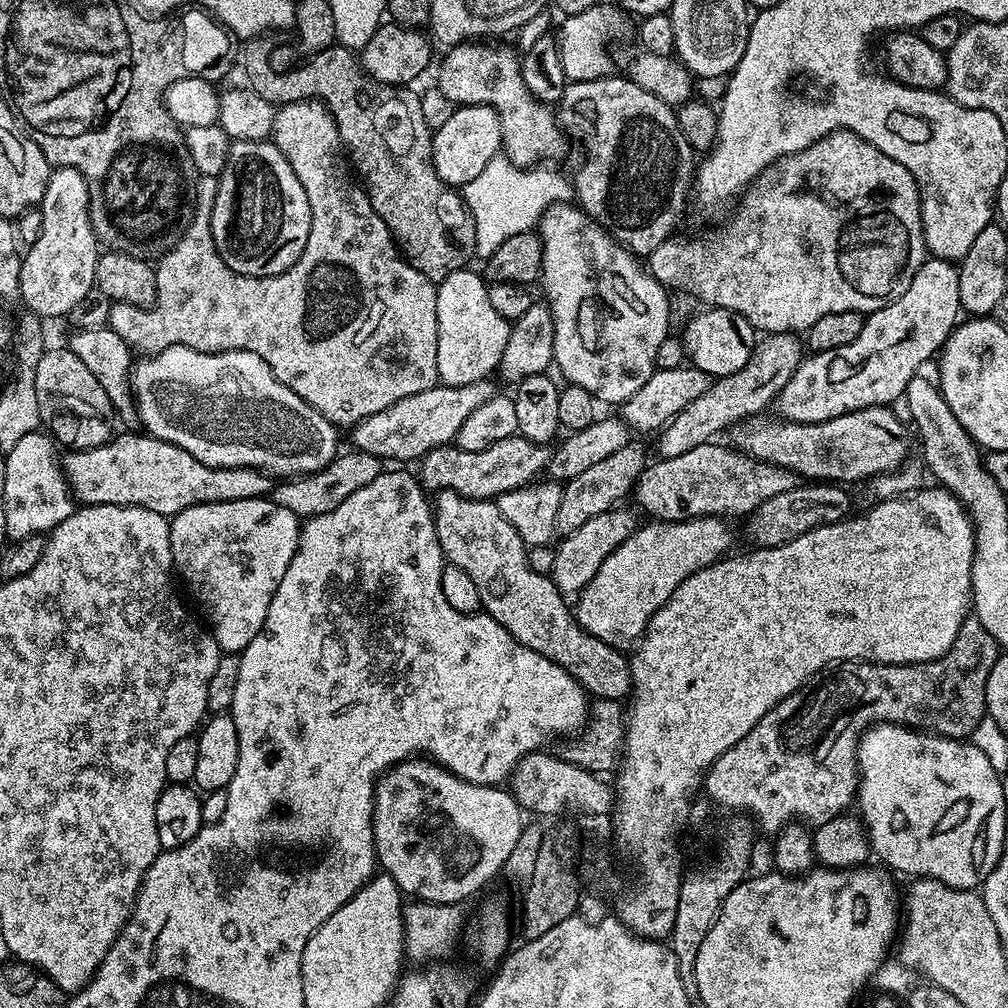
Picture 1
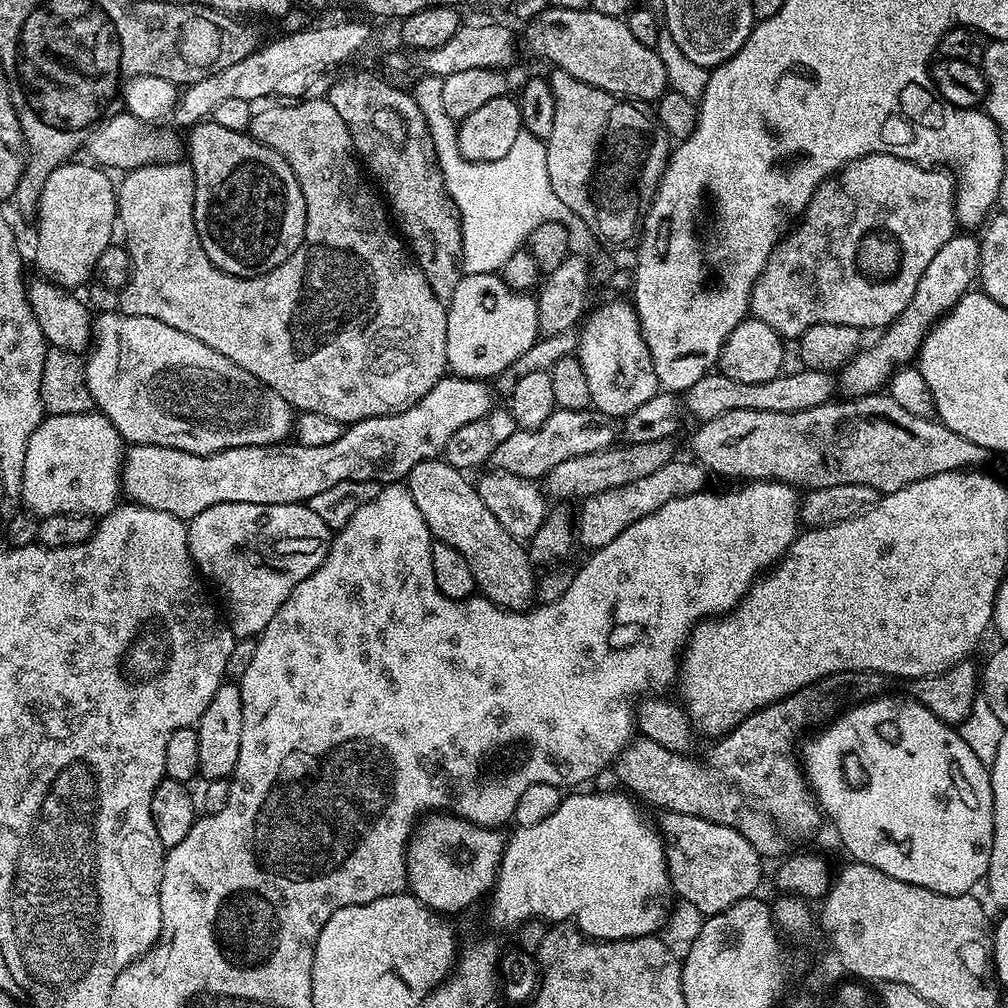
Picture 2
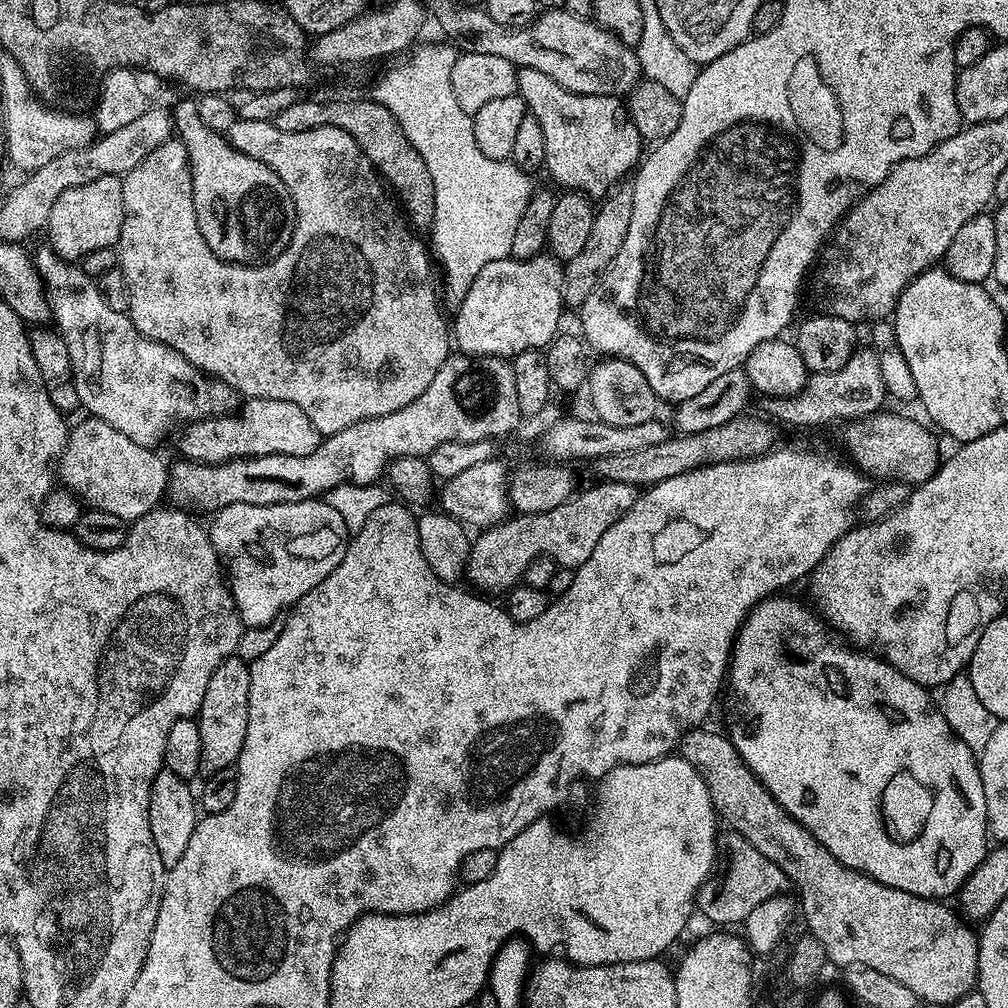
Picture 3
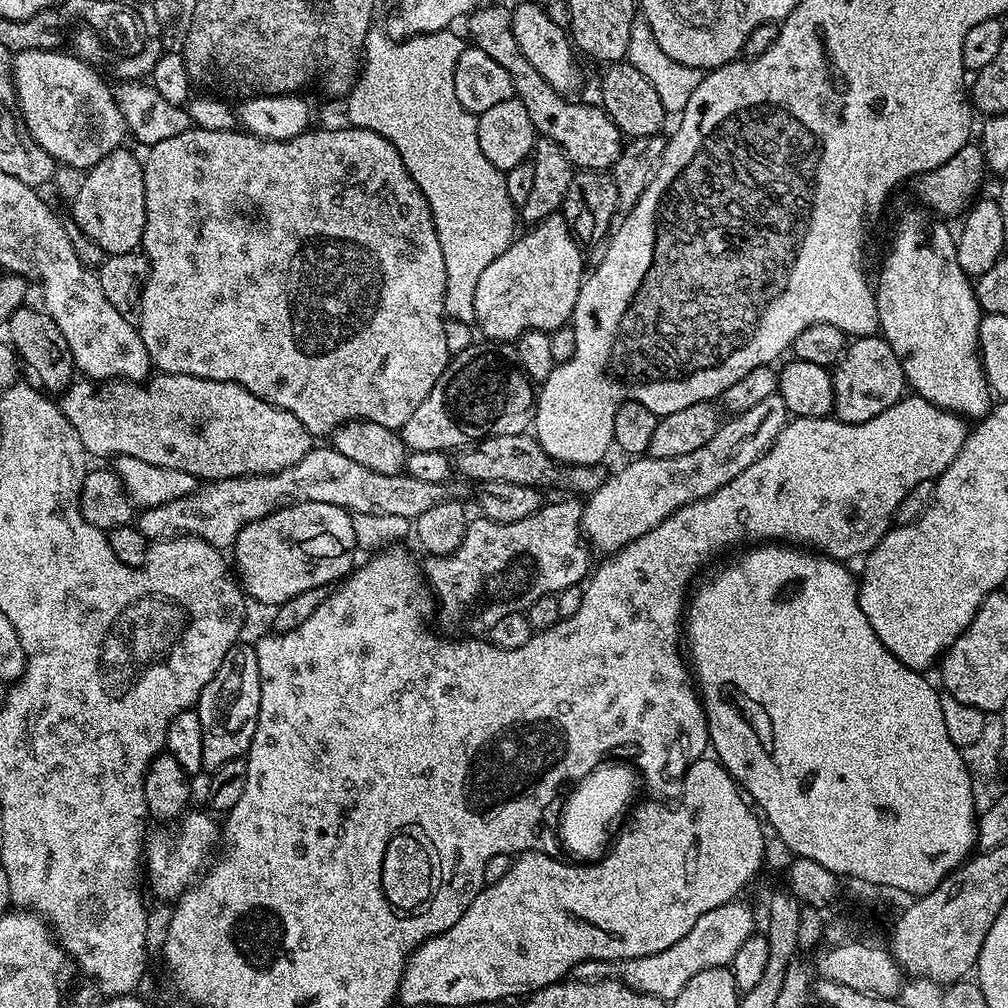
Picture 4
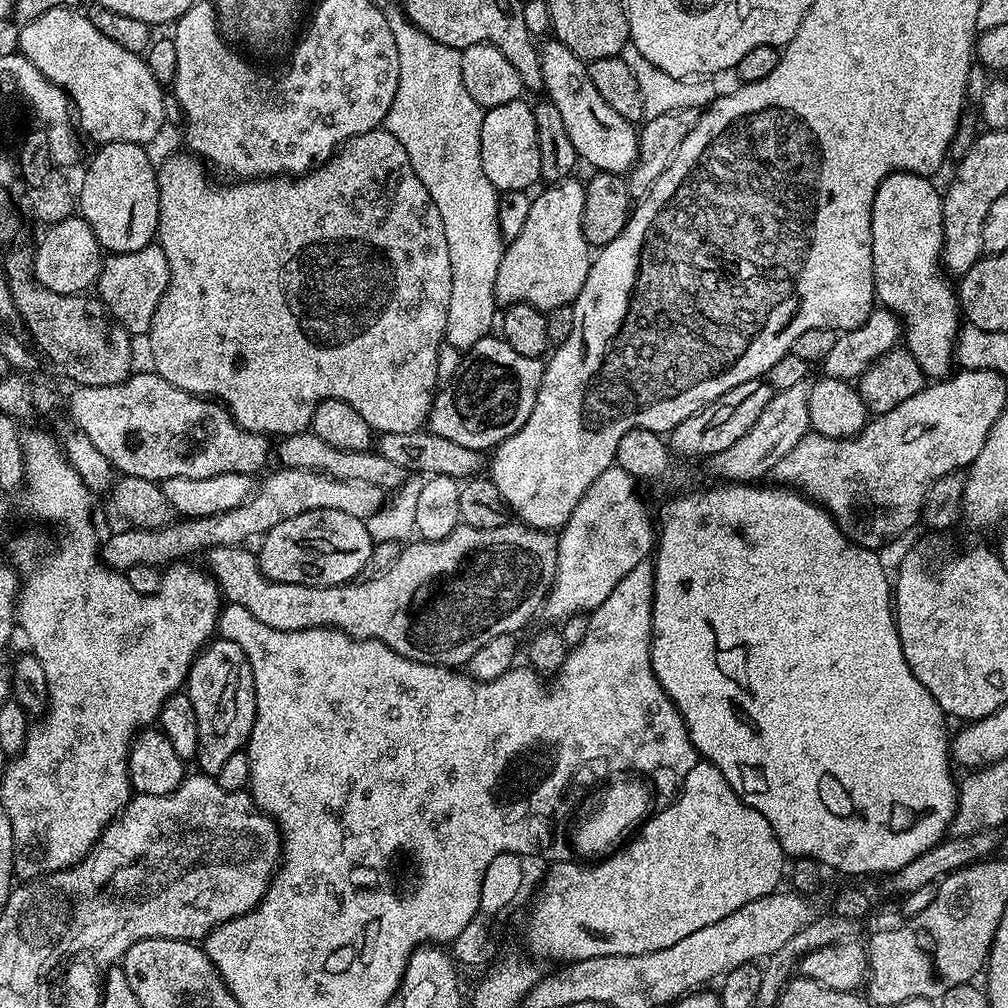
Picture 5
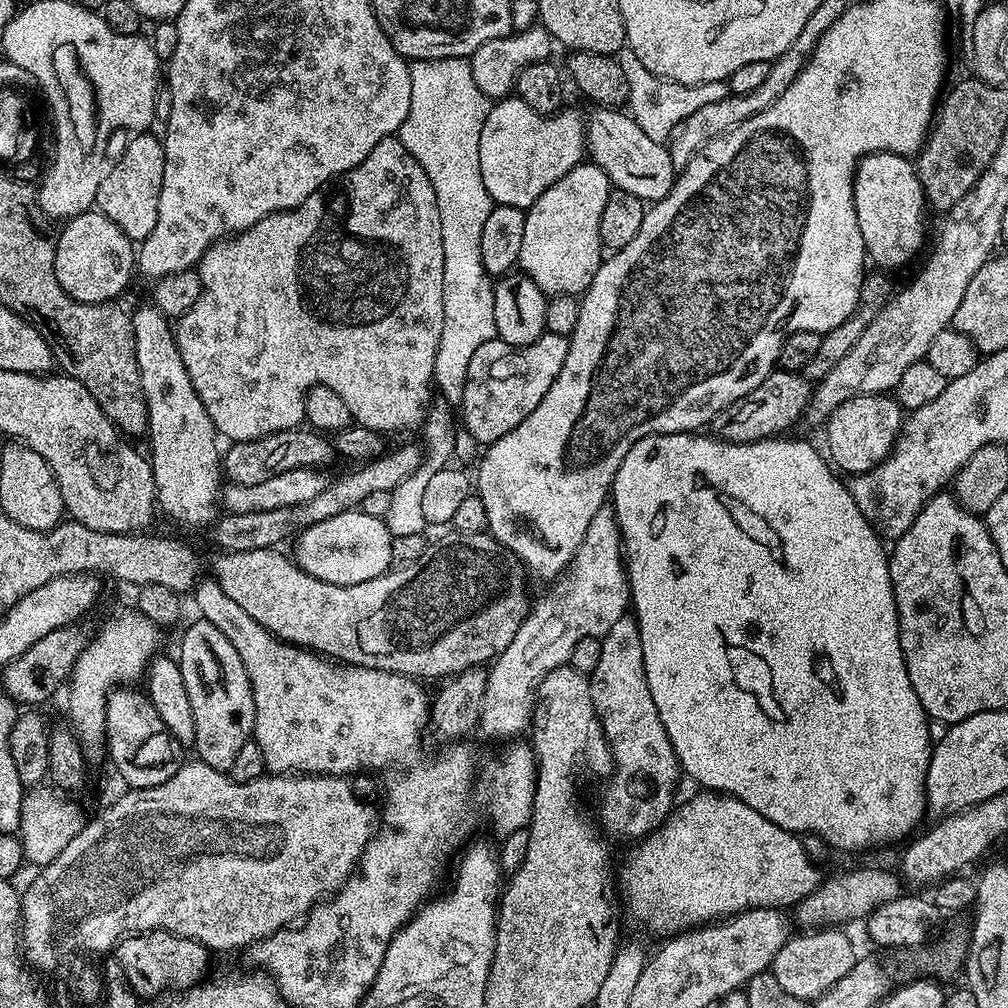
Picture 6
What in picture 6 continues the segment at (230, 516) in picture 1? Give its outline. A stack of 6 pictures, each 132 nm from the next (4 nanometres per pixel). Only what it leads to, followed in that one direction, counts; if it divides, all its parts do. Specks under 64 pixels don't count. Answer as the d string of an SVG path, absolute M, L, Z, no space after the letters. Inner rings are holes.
M363 510L334 514L334 518L314 522L295 537L294 563L306 574L322 582L338 586L370 582L370 578L383 576L393 567L393 539L392 531L381 517Z

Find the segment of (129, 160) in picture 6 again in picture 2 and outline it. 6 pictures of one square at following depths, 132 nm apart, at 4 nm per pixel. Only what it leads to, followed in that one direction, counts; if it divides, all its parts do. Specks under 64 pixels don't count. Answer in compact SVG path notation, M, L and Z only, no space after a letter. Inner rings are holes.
M69 162L60 164L53 172L46 178L44 184L39 185L38 192L40 192L40 209L37 210L36 216L40 221L36 224L36 264L40 267L39 275L46 280L52 280L60 288L67 288L69 290L80 290L85 287L93 279L96 271L96 263L98 262L98 254L102 254L102 250L106 250L109 244L113 243L114 236L112 231L117 231L118 228L118 209L116 207L116 193L118 191L117 185L112 184L112 180L105 169L97 166L95 163L87 162L88 164L76 164L77 162Z

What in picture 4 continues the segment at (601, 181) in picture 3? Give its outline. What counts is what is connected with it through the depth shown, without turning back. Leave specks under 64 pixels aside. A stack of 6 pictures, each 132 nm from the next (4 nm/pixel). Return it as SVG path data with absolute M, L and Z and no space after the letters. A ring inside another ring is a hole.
M496 4L489 8L477 8L466 20L468 32L472 35L471 43L486 50L486 54L490 54L490 58L494 58L494 62L498 62L498 66L502 66L506 74L510 74L515 99L526 106L530 122L534 122L537 133L543 139L558 142L558 146L562 146L562 150L577 169L611 169L622 147L620 129L602 107L596 104L575 104L575 99L561 96L543 80L542 75L538 74L538 70L523 57L518 48L514 31L511 30L511 18L512 13L508 8L499 8Z

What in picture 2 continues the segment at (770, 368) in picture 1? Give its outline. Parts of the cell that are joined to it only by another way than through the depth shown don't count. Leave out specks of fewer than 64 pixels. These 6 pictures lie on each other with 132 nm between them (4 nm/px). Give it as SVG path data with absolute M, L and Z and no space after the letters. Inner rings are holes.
M671 439L658 442L621 443L619 446L603 448L594 454L582 454L578 458L566 458L566 462L554 466L547 476L543 477L542 487L549 497L556 502L582 502L594 494L602 494L602 490L614 490L618 486L626 486L629 482L638 482L638 478L646 478L654 474L654 470L666 466L676 455L676 448Z

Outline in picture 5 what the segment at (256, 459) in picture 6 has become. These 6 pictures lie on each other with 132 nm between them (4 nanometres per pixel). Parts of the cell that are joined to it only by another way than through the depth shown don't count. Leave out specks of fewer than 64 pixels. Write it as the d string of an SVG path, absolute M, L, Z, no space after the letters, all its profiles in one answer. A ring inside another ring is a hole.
M311 430L299 432L293 436L285 436L279 441L280 449L275 449L274 456L280 459L279 463L285 468L298 470L314 470L339 480L353 480L354 482L370 482L374 486L385 490L395 490L404 485L409 472L402 466L397 466L391 460L382 458L382 454L375 450L359 452L358 450L338 450L334 446L322 442Z

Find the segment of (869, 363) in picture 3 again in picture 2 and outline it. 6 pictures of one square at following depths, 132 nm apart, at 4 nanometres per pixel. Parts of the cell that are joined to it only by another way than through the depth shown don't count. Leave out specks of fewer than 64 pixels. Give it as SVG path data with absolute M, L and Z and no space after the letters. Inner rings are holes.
M809 368L799 371L785 371L770 382L734 382L734 378L726 378L723 372L713 370L688 388L687 411L689 408L700 422L718 418L730 410L770 410L774 414L790 414L798 410L810 410L810 406L822 406L837 395L838 380L833 373L815 372Z

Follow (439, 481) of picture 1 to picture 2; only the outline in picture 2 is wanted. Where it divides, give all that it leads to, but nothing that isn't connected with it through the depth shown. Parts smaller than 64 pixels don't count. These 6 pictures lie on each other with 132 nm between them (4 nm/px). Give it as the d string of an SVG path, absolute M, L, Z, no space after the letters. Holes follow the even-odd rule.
M557 408L546 418L546 422L541 428L521 428L498 450L494 450L490 461L493 469L510 474L518 474L527 480L539 481L547 476L554 466L566 462L566 458L578 458L582 454L594 454L602 451L603 448L613 447L618 440L618 424L611 416L606 416L602 412L592 408L582 410L566 410Z

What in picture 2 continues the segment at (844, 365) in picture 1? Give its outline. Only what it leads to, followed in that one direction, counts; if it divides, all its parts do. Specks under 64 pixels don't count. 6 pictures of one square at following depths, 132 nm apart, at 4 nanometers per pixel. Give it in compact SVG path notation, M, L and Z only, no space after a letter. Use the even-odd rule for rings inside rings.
M972 234L951 236L934 254L930 266L926 266L926 274L918 282L918 290L914 290L914 298L902 310L902 314L887 328L879 333L880 341L857 352L854 359L842 369L838 376L838 384L844 388L849 397L870 396L881 391L880 388L889 383L897 368L917 359L919 350L932 325L947 314L955 304L964 297L977 283L980 274L980 241Z

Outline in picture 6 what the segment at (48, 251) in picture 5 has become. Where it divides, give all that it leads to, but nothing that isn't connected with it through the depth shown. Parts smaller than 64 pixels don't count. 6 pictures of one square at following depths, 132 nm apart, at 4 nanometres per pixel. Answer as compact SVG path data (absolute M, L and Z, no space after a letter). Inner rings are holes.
M82 210L65 224L68 225L61 230L60 237L57 235L54 240L56 246L54 274L62 290L66 290L70 298L87 304L106 304L120 298L116 296L123 294L124 287L132 280L132 272L134 276L134 242L132 239L122 234L122 230L118 230L118 226L114 226L114 222L110 222L110 218L106 218L106 214L98 210Z

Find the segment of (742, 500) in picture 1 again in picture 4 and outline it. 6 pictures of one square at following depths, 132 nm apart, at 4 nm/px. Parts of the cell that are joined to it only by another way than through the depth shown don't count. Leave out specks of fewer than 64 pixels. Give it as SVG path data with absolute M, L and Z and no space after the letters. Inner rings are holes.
M576 498L564 499L568 500L560 500L557 504L545 503L536 515L522 518L522 522L495 524L483 518L469 519L468 529L458 550L449 556L428 556L426 562L423 561L422 575L438 605L438 612L440 608L440 624L449 637L483 637L494 626L494 622L506 618L506 614L524 612L538 598L579 585L589 575L590 548L582 542L580 527L582 504Z

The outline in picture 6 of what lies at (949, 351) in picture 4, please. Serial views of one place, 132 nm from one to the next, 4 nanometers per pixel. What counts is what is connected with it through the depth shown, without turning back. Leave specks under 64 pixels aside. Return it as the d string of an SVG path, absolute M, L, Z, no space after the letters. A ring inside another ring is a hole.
M871 152L869 156L861 156L856 166L856 174L852 178L854 194L854 210L858 214L858 230L862 230L862 242L867 259L877 264L880 270L900 268L908 264L920 252L924 244L924 212L926 201L920 179L916 173L915 163L908 156L899 156L893 152Z

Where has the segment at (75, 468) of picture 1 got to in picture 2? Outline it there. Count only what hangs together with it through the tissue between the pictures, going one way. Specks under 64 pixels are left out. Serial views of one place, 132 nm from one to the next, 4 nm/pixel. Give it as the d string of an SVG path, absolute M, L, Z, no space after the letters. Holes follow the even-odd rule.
M446 374L414 406L393 416L357 420L330 446L281 442L266 446L227 448L209 456L157 444L134 444L120 469L120 486L131 503L166 510L185 522L202 510L226 502L302 504L330 486L347 480L374 480L381 486L403 481L423 460L437 459L454 430L493 411L492 392L482 380Z

